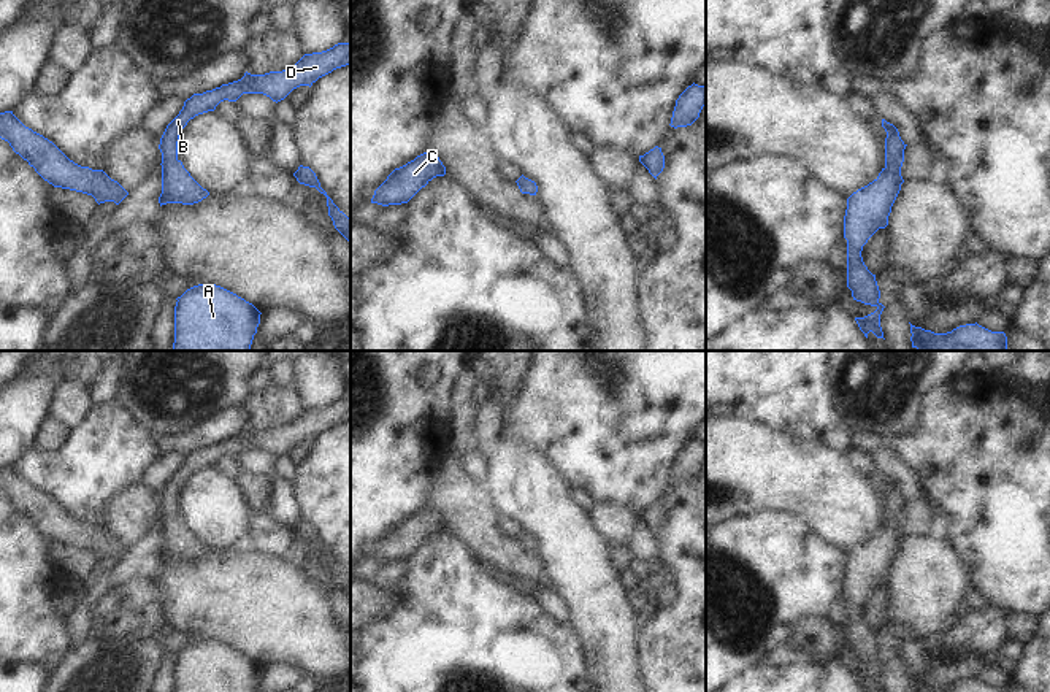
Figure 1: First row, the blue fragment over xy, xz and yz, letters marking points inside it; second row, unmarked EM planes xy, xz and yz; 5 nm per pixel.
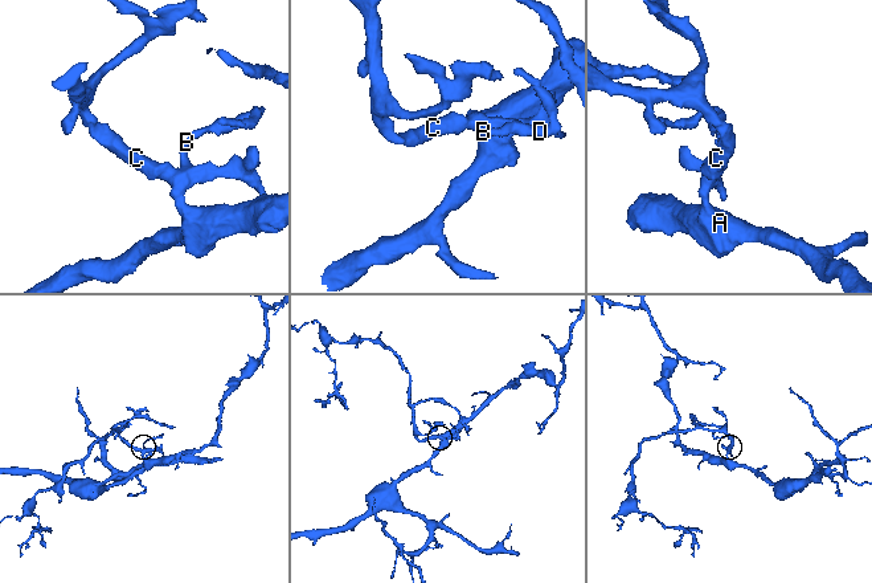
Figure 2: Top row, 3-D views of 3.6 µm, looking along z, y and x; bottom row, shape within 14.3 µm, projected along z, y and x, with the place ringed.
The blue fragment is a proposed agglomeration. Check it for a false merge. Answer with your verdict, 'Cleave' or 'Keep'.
Keep.

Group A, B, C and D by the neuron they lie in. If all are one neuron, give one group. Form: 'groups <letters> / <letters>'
groups A B C D

